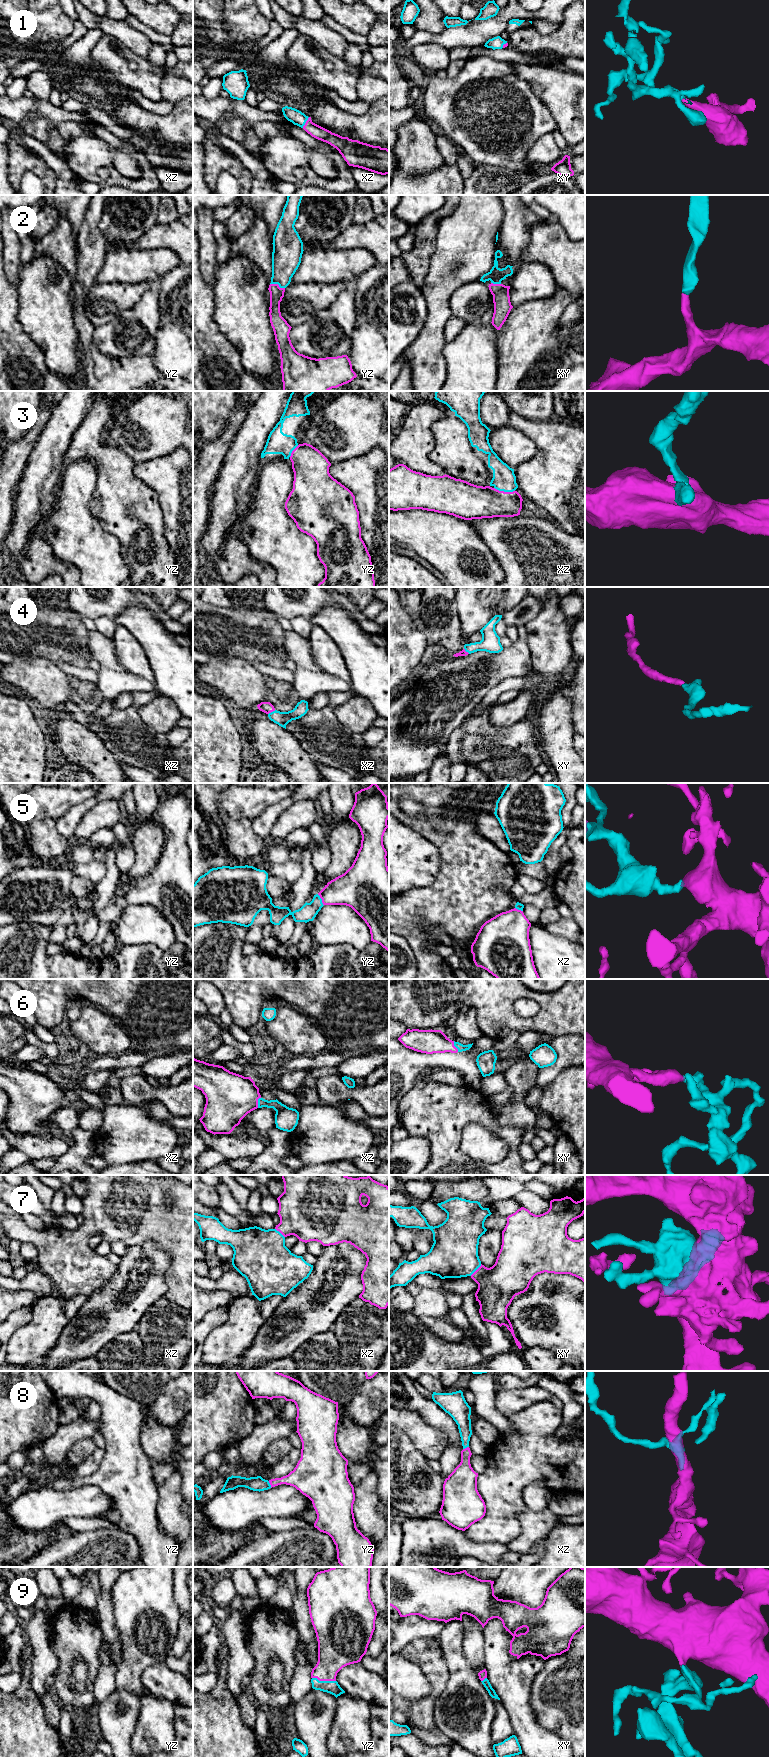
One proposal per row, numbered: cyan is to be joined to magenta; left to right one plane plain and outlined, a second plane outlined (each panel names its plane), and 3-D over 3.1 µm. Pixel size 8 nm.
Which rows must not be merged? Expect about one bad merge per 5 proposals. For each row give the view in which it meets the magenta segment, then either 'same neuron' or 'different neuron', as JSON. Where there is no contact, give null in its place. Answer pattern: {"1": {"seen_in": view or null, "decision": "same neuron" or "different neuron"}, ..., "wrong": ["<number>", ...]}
{"1": {"seen_in": "xz", "decision": "same neuron"}, "2": {"seen_in": "yz", "decision": "same neuron"}, "3": {"seen_in": "xz", "decision": "same neuron"}, "4": {"seen_in": "xz", "decision": "same neuron"}, "5": {"seen_in": "yz", "decision": "same neuron"}, "6": {"seen_in": "xz", "decision": "same neuron"}, "7": {"seen_in": "xy", "decision": "same neuron"}, "8": {"seen_in": "yz", "decision": "same neuron"}, "9": {"seen_in": "yz", "decision": "same neuron"}, "wrong": []}

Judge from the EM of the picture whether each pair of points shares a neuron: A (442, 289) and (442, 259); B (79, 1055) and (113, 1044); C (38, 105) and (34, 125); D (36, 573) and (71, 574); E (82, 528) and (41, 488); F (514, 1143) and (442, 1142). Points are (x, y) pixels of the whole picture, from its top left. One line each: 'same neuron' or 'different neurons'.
A: same neuron
B: different neurons
C: different neurons
D: same neuron
E: different neurons
F: same neuron

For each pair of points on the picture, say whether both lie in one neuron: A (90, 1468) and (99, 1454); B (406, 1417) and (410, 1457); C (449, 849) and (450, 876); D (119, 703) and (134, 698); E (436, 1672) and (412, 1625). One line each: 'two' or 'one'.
A: one
B: two
C: one
D: one
E: two

